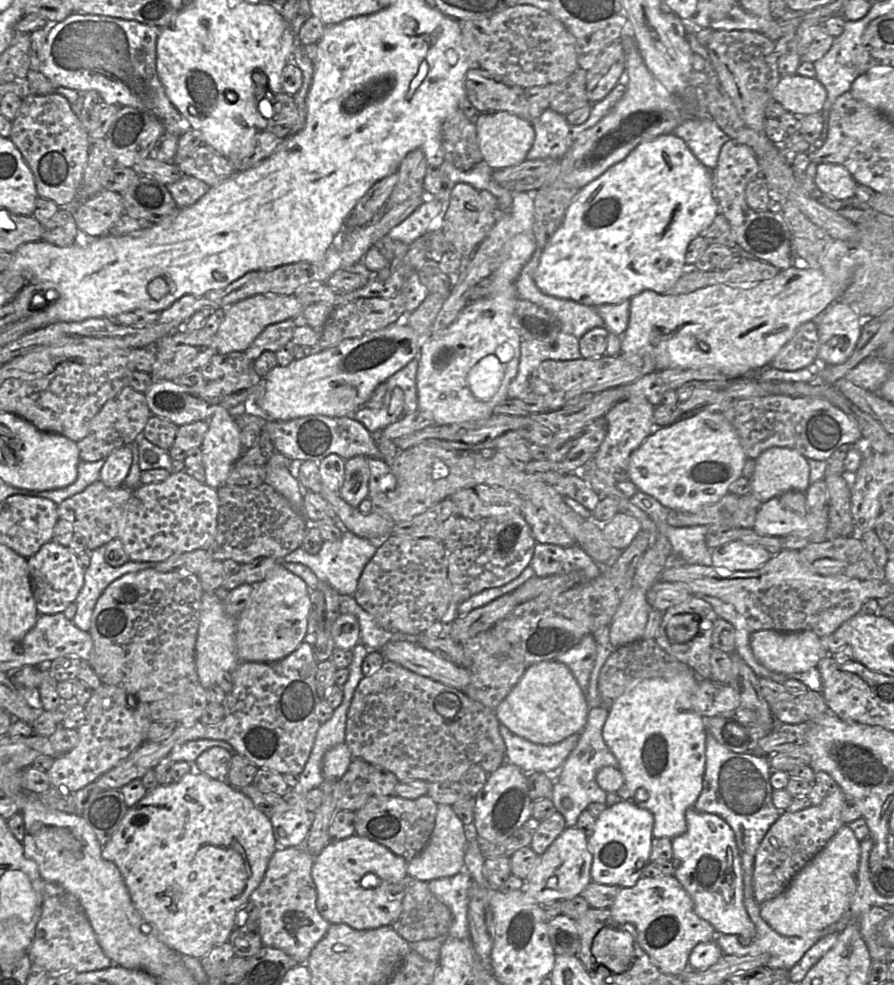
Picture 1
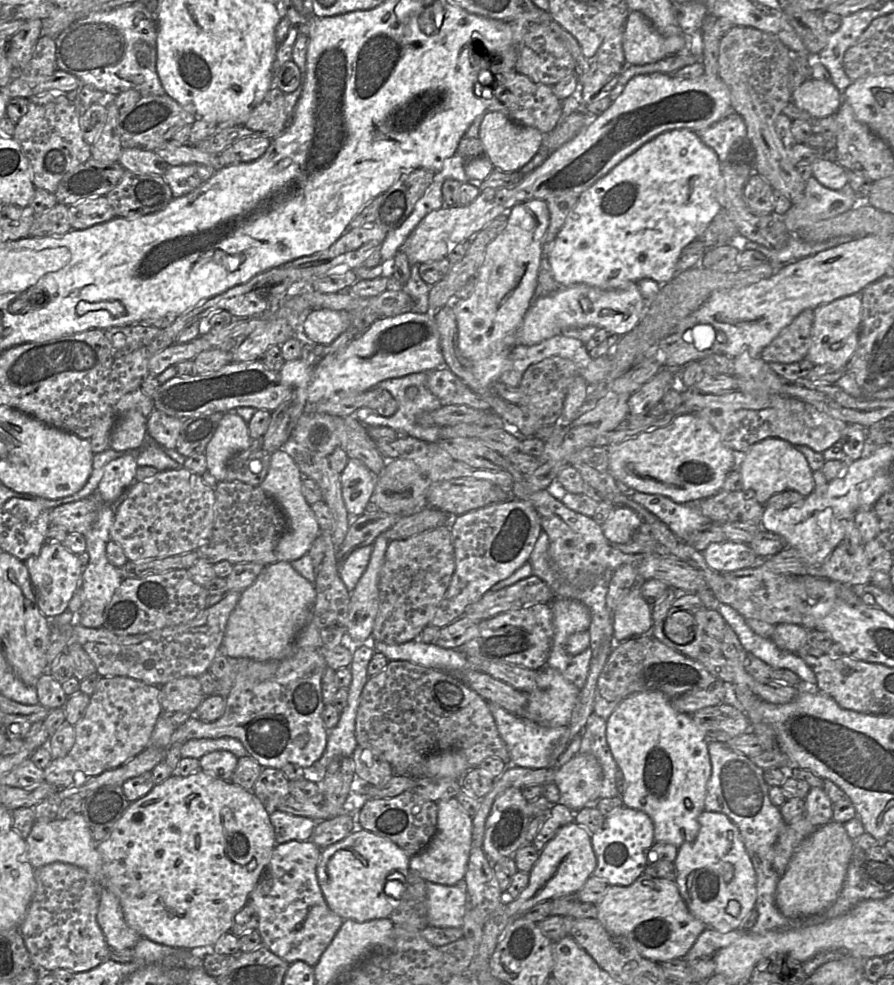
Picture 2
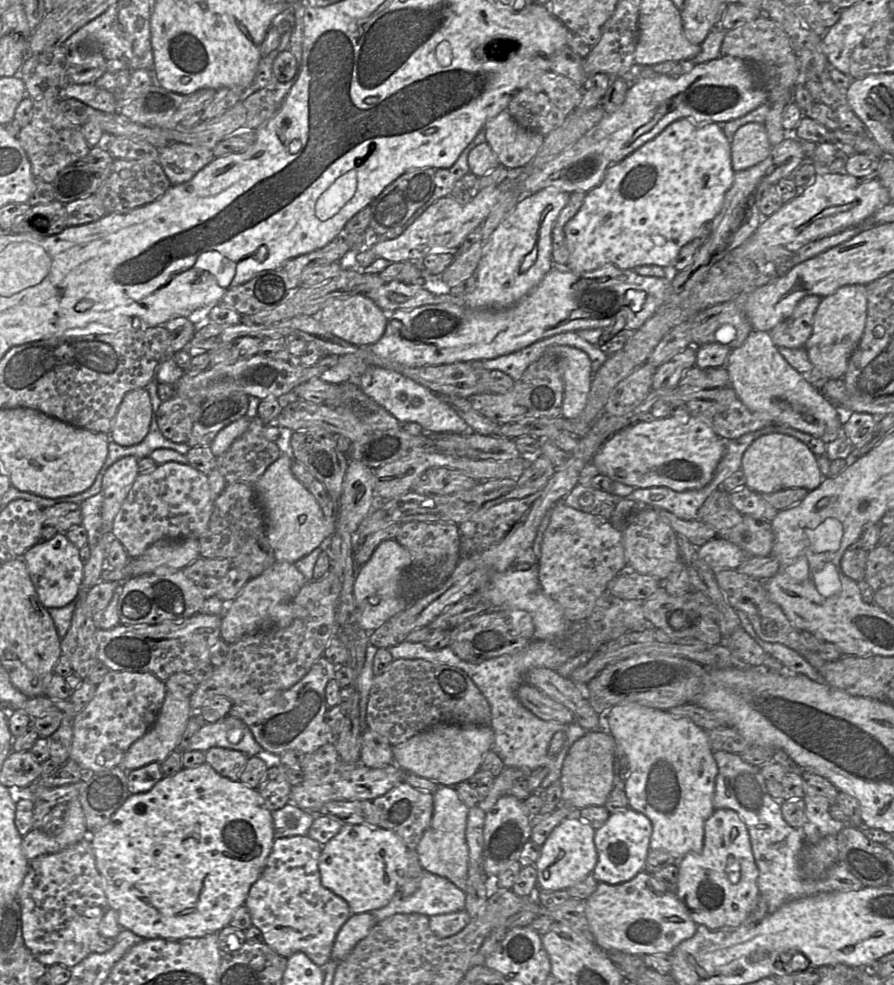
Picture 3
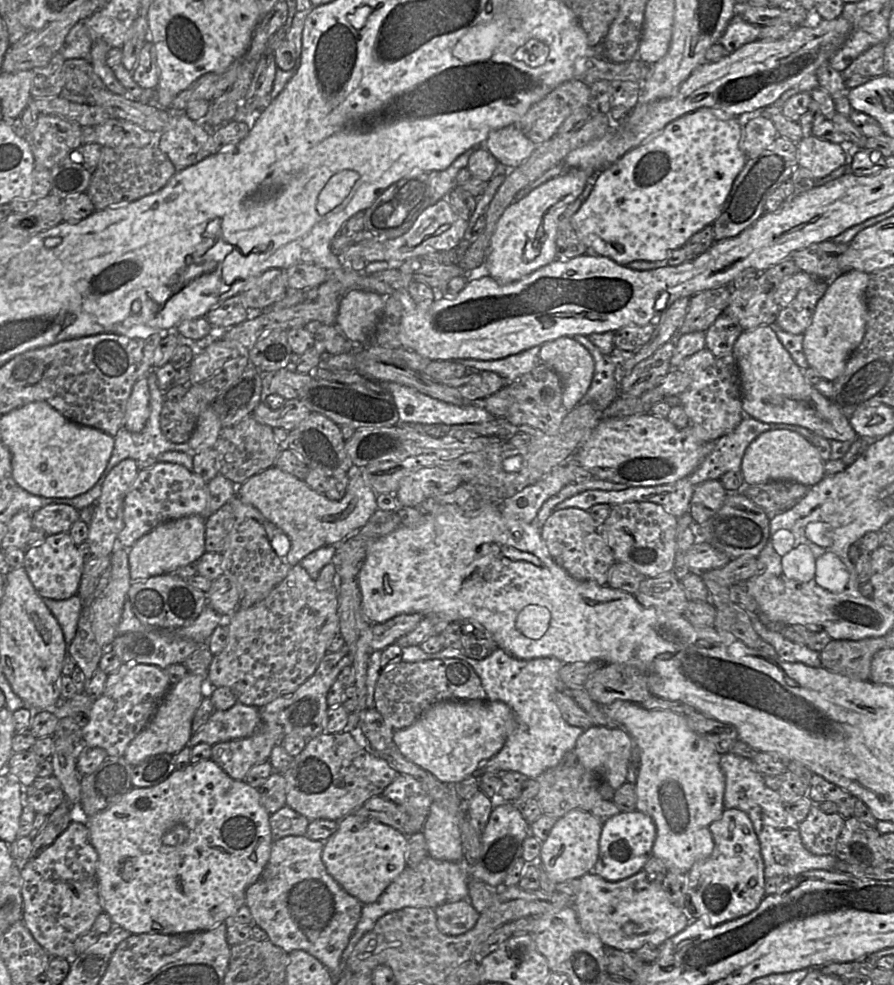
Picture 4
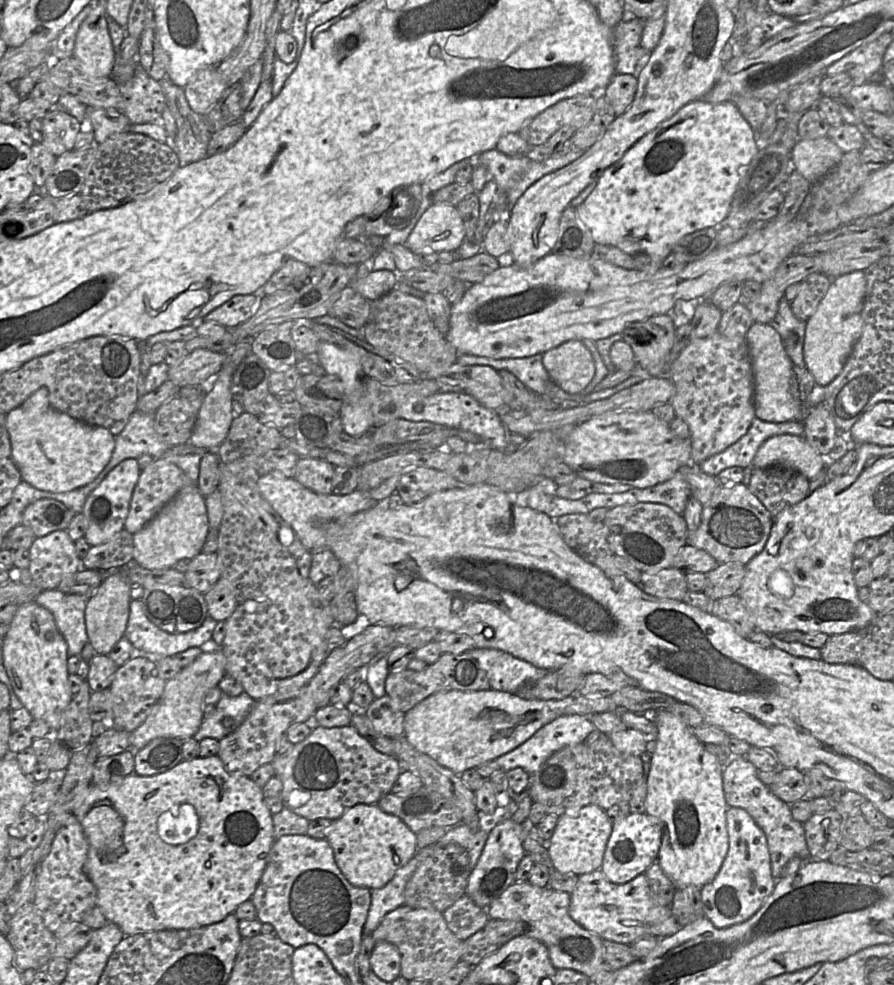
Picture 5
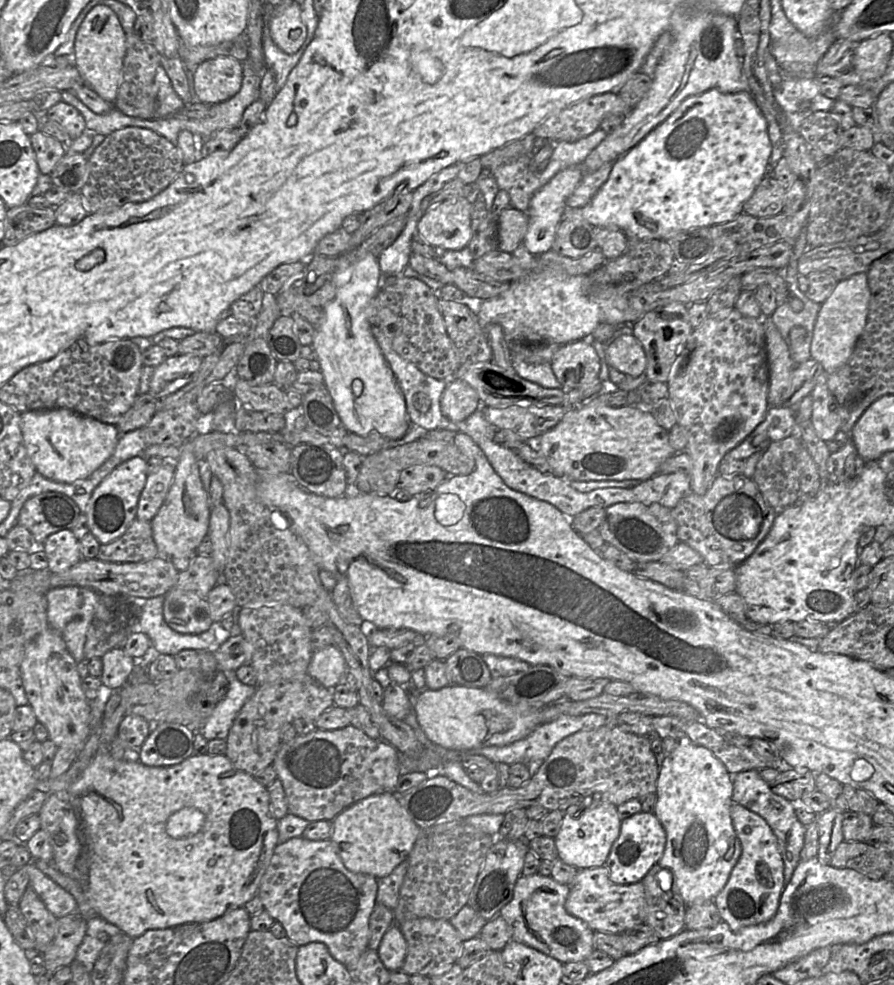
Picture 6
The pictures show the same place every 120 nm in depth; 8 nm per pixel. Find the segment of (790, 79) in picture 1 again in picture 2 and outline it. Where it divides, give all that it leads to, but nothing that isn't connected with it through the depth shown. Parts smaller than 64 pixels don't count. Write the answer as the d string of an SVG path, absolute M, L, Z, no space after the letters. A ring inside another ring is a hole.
M810 78L791 93L791 102L813 118L835 115L843 95L831 83Z

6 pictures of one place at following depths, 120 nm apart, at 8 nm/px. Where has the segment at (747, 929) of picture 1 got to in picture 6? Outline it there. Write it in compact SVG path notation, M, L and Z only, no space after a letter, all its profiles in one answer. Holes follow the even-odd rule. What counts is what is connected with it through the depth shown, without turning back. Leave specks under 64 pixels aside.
M732 803L731 819L742 852L723 889L714 897L722 921L732 929L763 924L777 912L786 885L784 863L777 838L767 822L744 806Z

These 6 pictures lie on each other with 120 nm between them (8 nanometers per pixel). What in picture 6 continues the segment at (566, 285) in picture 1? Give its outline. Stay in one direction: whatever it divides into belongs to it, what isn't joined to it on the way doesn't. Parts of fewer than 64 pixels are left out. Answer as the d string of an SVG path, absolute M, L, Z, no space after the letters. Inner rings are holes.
M716 89L707 91L683 102L670 117L652 130L639 144L614 161L608 180L592 200L581 208L566 207L562 220L584 220L593 227L615 227L622 230L627 238L663 240L668 240L677 233L689 229L712 227L727 223L742 213L745 202L768 174L772 148L773 144L769 138L767 120L749 92L724 93Z

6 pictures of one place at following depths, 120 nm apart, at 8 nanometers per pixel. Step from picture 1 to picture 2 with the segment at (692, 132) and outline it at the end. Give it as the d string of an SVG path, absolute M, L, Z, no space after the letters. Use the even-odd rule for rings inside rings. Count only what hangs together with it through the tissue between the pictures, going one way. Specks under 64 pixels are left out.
M730 112L720 121L695 133L716 153L720 163L725 162L735 148L747 143L746 124L735 112Z

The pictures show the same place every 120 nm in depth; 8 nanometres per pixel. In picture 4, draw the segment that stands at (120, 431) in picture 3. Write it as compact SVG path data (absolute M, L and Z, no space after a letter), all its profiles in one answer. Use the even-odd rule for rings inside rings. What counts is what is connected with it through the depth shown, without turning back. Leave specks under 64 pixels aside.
M147 375L138 379L131 391L126 404L124 427L133 433L144 428L150 415L150 392Z

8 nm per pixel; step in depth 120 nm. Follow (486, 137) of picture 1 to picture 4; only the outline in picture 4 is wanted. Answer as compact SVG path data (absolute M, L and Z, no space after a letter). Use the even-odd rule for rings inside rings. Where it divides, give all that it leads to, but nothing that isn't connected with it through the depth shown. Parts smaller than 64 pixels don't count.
M514 125L490 132L485 148L497 162L506 168L515 169L523 164L537 145Z

